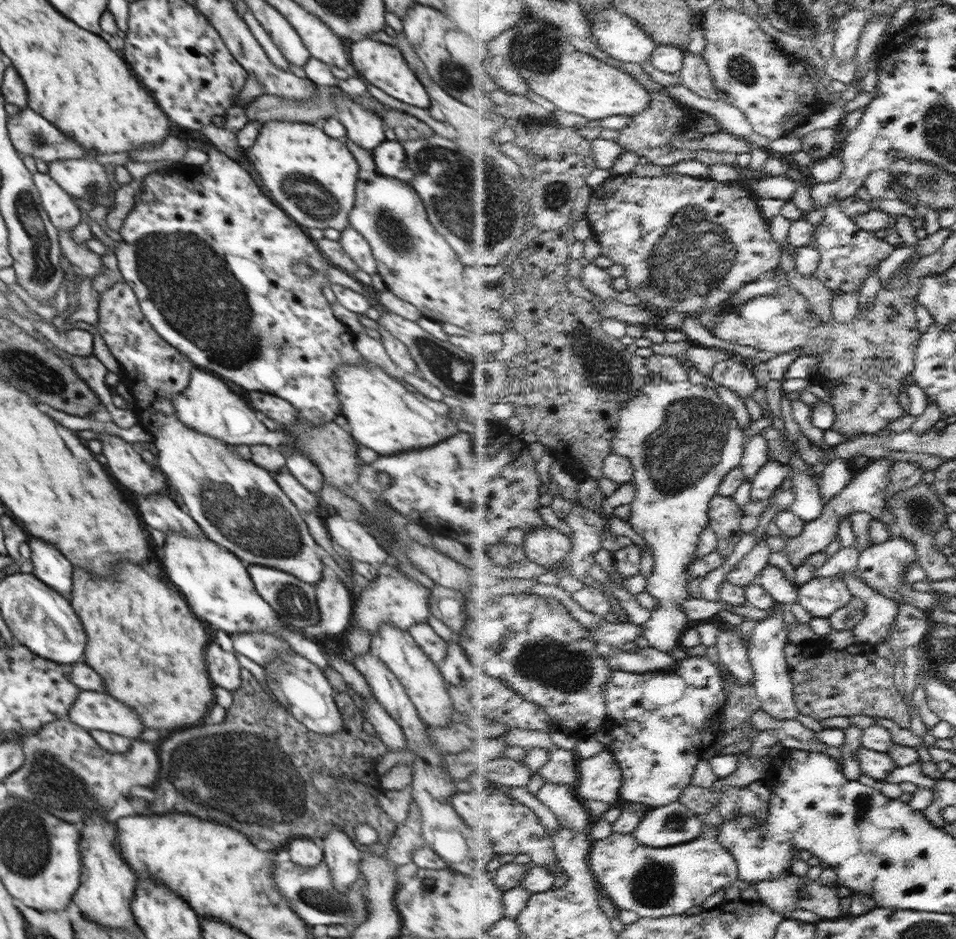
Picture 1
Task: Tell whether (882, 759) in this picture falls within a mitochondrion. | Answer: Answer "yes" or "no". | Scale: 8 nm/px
no

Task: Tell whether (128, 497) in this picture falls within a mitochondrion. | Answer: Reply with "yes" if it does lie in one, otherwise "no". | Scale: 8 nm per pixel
no

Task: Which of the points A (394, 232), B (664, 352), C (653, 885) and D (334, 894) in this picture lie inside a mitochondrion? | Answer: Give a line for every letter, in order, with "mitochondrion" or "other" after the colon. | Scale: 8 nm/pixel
A: mitochondrion
B: other
C: mitochondrion
D: mitochondrion

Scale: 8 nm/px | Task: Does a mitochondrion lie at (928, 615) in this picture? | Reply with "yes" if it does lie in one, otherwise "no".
no

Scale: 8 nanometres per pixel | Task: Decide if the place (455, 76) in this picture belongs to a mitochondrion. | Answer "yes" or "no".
yes

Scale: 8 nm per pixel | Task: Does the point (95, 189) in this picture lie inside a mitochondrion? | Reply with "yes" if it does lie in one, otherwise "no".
yes

